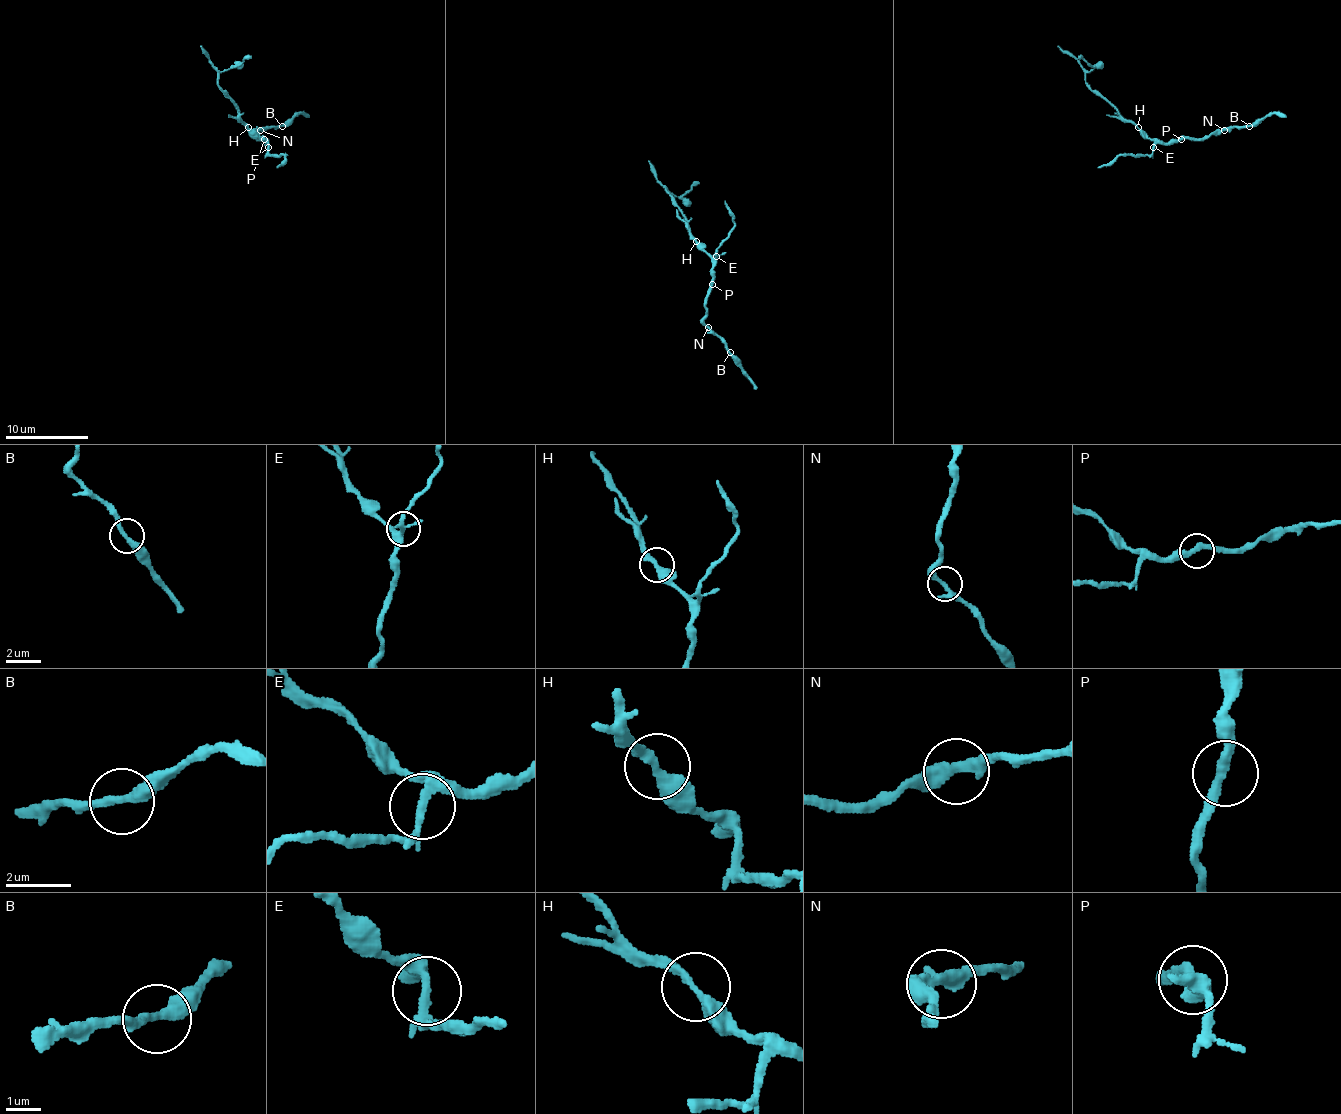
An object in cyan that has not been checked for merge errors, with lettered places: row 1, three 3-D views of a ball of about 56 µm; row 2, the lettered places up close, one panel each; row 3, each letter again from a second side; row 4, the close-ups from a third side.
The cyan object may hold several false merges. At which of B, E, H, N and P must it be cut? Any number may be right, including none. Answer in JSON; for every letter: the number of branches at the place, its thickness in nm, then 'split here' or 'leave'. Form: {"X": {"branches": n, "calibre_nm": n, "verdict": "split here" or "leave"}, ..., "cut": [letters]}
{"B": {"branches": 2, "calibre_nm": 300, "verdict": "leave"}, "E": {"branches": 5, "calibre_nm": 240, "verdict": "leave"}, "H": {"branches": 2, "calibre_nm": 300, "verdict": "split here"}, "N": {"branches": 3, "calibre_nm": 280, "verdict": "leave"}, "P": {"branches": 2, "calibre_nm": 320, "verdict": "leave"}, "cut": ["H"]}

